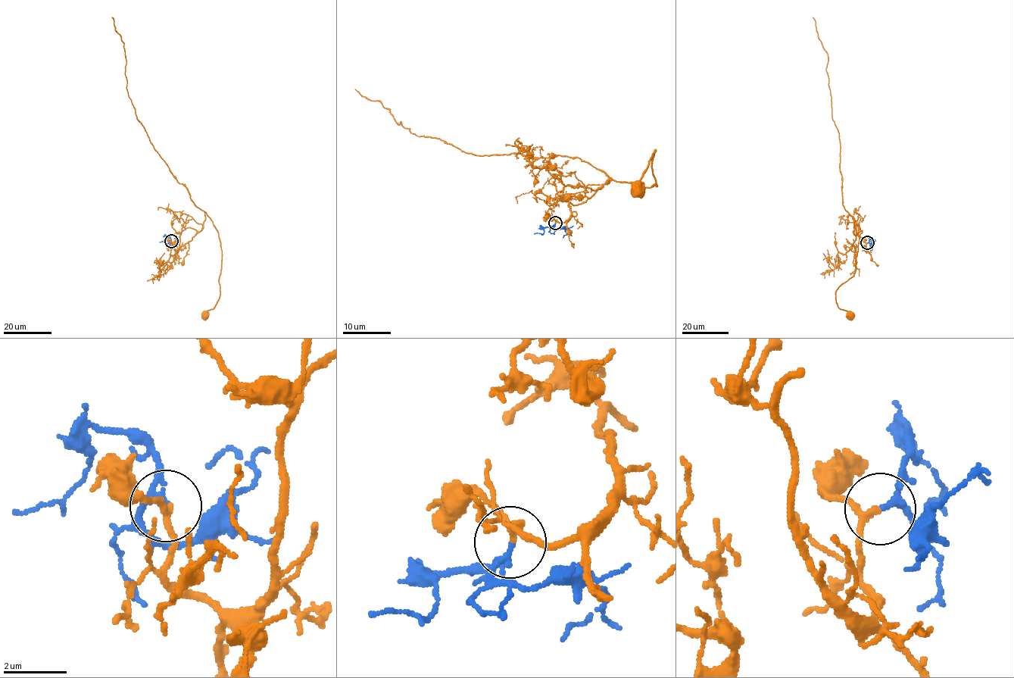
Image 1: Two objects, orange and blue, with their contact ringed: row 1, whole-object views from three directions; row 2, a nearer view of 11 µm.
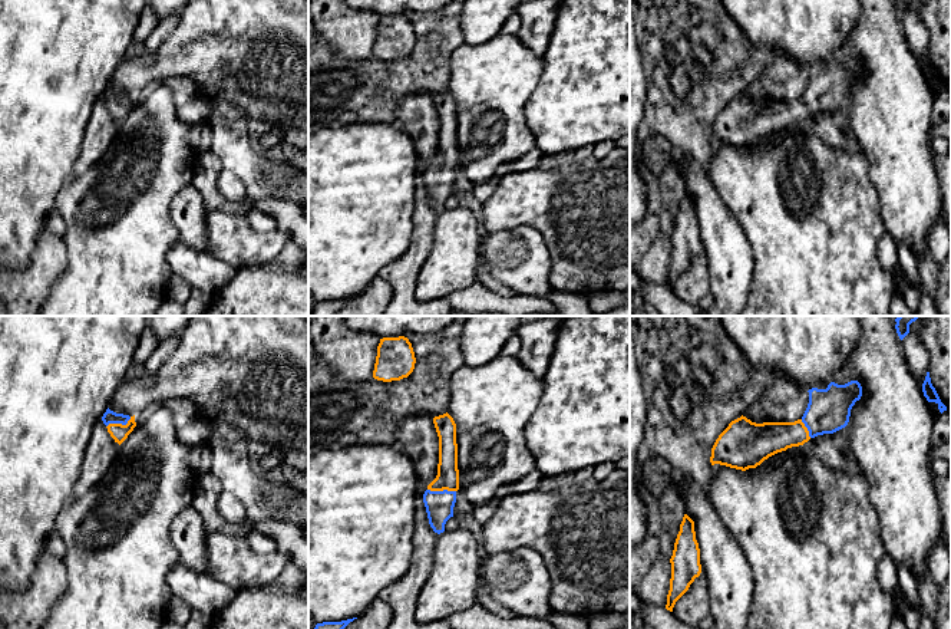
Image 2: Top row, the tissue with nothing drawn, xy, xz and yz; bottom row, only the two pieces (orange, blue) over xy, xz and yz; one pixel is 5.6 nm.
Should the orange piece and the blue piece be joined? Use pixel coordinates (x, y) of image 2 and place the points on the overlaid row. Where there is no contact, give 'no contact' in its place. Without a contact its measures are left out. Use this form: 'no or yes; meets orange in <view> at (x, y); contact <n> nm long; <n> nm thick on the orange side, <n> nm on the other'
yes; meets orange in xz at (442, 490); contact 160 nm long; 130 nm thick on the orange side, 160 nm on the other

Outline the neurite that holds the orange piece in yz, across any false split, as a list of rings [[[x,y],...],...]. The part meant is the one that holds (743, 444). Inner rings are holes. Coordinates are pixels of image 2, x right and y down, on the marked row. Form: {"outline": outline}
{"outline": [[[858,381],[845,385],[831,382],[826,389],[812,388],[808,392],[808,408],[795,422],[756,424],[743,415],[732,421],[711,448],[711,465],[746,471],[810,438],[845,428],[852,406],[862,396],[862,386]]]}

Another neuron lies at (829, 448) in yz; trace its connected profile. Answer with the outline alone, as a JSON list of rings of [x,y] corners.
[[[848,427],[833,432],[810,438],[799,447],[792,447],[792,452],[800,452],[816,457],[823,465],[846,472],[846,462],[843,454],[851,451]]]

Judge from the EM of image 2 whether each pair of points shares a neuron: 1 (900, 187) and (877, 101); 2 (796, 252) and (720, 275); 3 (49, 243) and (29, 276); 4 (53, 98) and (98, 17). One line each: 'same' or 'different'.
1: same
2: different
3: same
4: same

